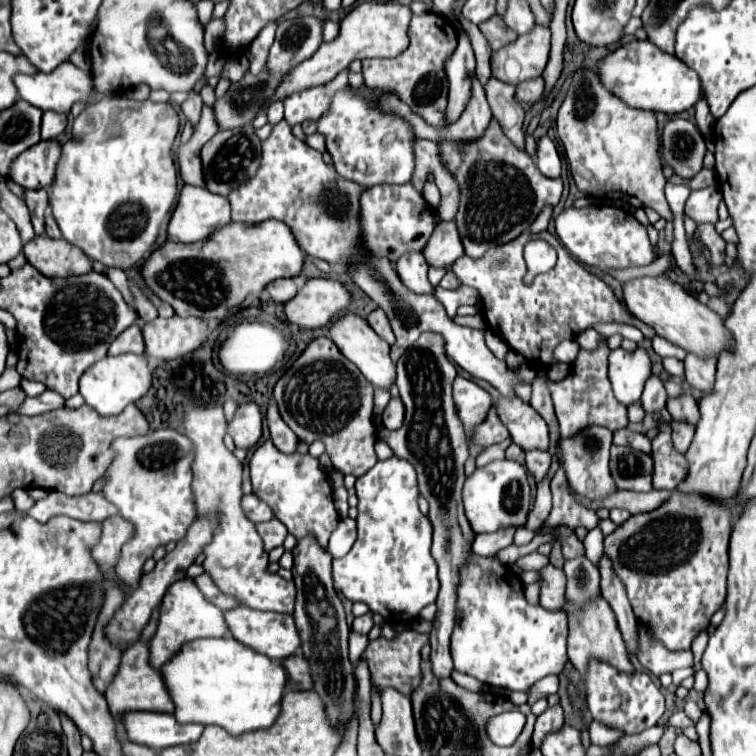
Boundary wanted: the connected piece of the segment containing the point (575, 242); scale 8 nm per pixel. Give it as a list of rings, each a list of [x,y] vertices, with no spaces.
[[[618,206],[566,208],[556,218],[556,236],[568,248],[568,252],[586,266],[596,268],[646,266],[656,259],[646,228],[630,212]]]

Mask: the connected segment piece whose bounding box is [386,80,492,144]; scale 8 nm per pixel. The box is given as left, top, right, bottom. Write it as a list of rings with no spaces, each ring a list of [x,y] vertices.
[[[476,80],[476,86],[472,86],[472,102],[468,102],[468,110],[460,116],[460,122],[456,122],[452,126],[438,126],[436,128],[436,126],[426,124],[402,100],[398,100],[398,96],[388,96],[386,100],[394,112],[406,116],[408,122],[412,122],[414,134],[418,138],[426,138],[426,140],[432,140],[436,144],[438,142],[440,144],[444,144],[444,142],[452,142],[452,144],[474,142],[474,140],[484,136],[484,132],[492,120],[492,110],[488,106],[486,92],[478,80]]]

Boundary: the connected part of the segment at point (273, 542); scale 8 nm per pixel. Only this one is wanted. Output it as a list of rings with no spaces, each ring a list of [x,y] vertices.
[[[272,518],[268,522],[258,522],[256,530],[258,530],[258,534],[260,534],[262,542],[264,542],[266,552],[270,552],[276,546],[282,546],[282,542],[284,542],[284,538],[288,534],[286,526],[282,522],[278,522],[276,518]]]

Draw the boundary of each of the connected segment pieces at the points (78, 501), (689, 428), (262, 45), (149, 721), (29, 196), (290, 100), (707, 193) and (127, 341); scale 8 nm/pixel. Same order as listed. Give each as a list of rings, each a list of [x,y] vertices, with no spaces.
[[[48,492],[46,498],[38,500],[24,514],[42,524],[54,516],[68,516],[80,522],[102,522],[104,518],[116,514],[116,508],[110,502],[104,502],[104,498],[100,498],[100,492],[90,492],[84,496],[66,496],[62,492]]]
[[[672,420],[670,424],[672,424],[672,442],[674,442],[676,450],[680,450],[684,454],[692,442],[694,426],[686,420]]]
[[[272,20],[268,22],[268,26],[264,26],[258,36],[252,40],[250,44],[250,56],[248,60],[250,61],[249,72],[258,75],[258,72],[262,70],[266,58],[268,58],[268,50],[274,42],[274,32],[276,32],[276,26],[278,26],[278,20]]]
[[[128,712],[124,726],[132,742],[156,746],[156,750],[198,742],[204,732],[202,724],[180,724],[174,714],[162,712]]]
[[[26,190],[26,206],[30,210],[36,236],[42,236],[44,234],[44,214],[48,208],[46,190]]]
[[[344,70],[332,82],[328,82],[324,86],[288,96],[284,100],[284,120],[288,124],[300,124],[308,118],[310,120],[320,118],[320,114],[324,114],[324,110],[328,108],[328,94],[332,94],[332,90],[344,88],[348,84],[346,76],[348,76],[348,72]]]
[[[708,186],[702,190],[692,190],[686,200],[686,214],[697,224],[712,223],[719,220],[718,207],[722,194],[718,186]]]
[[[130,326],[128,330],[124,330],[124,334],[120,334],[120,338],[116,338],[116,342],[112,342],[108,350],[110,356],[142,354],[142,352],[144,352],[144,340],[142,340],[138,326]]]

